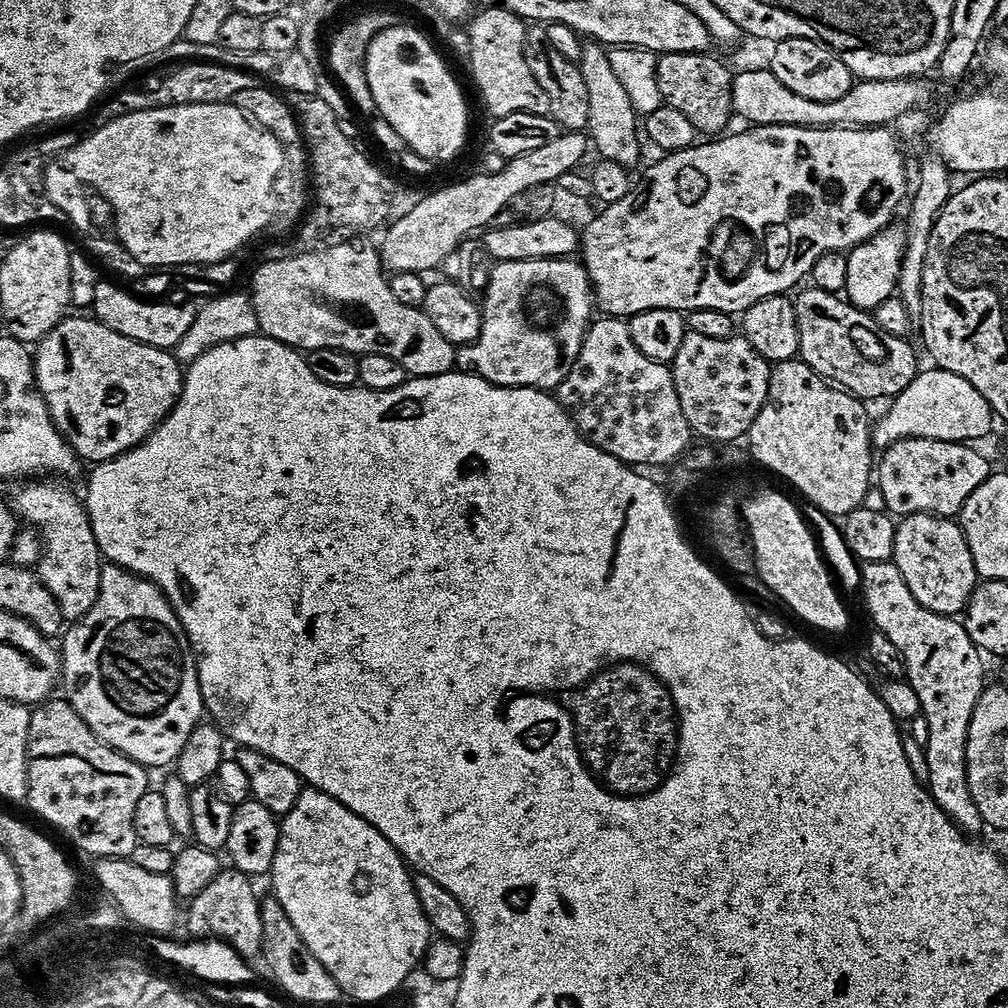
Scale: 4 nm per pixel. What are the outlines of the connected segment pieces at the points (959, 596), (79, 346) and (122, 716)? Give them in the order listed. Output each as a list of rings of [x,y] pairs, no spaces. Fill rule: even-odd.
[[[917,514],[899,521],[891,563],[895,564],[900,572],[911,574],[918,571],[932,556],[931,566],[926,576],[931,585],[930,592],[933,598],[932,601],[927,601],[926,606],[931,612],[955,617],[967,609],[972,599],[974,587],[968,584],[968,580],[972,580],[976,587],[980,582],[978,564],[972,567],[972,576],[968,576],[968,572],[960,568],[960,556],[952,556],[952,552],[960,552],[960,548],[968,548],[968,541],[962,528],[960,530],[954,524],[935,524],[927,515]]]
[[[89,318],[89,320],[63,320],[64,319],[61,319],[59,323],[45,335],[49,336],[41,342],[40,349],[35,349],[34,367],[36,369],[36,384],[40,388],[40,393],[44,396],[45,402],[48,403],[48,410],[52,414],[56,427],[64,434],[68,434],[68,431],[72,428],[70,443],[73,449],[75,449],[83,459],[85,456],[88,460],[96,460],[95,462],[117,460],[124,452],[131,452],[132,449],[144,443],[144,441],[156,431],[164,417],[172,411],[176,401],[180,398],[181,392],[184,390],[185,373],[182,371],[182,368],[180,372],[179,362],[168,353],[171,351],[165,350],[163,347],[153,346],[151,343],[149,343],[150,345],[139,344],[138,341],[131,340],[128,334],[110,330],[106,325],[100,323],[100,321],[95,318]]]
[[[104,566],[100,570],[100,600],[87,617],[83,618],[81,622],[71,625],[68,629],[70,629],[68,632],[66,630],[63,633],[63,636],[65,635],[64,648],[61,647],[60,654],[63,665],[65,662],[69,670],[80,679],[80,689],[70,697],[76,713],[91,726],[92,732],[99,740],[104,741],[114,751],[121,752],[123,756],[128,756],[135,764],[142,764],[149,770],[164,768],[167,764],[175,765],[179,761],[186,742],[190,742],[190,734],[194,734],[194,730],[199,728],[205,719],[206,709],[196,669],[196,658],[192,655],[192,649],[178,627],[176,613],[172,611],[168,597],[155,584],[139,576],[133,576],[131,572],[115,566]]]

